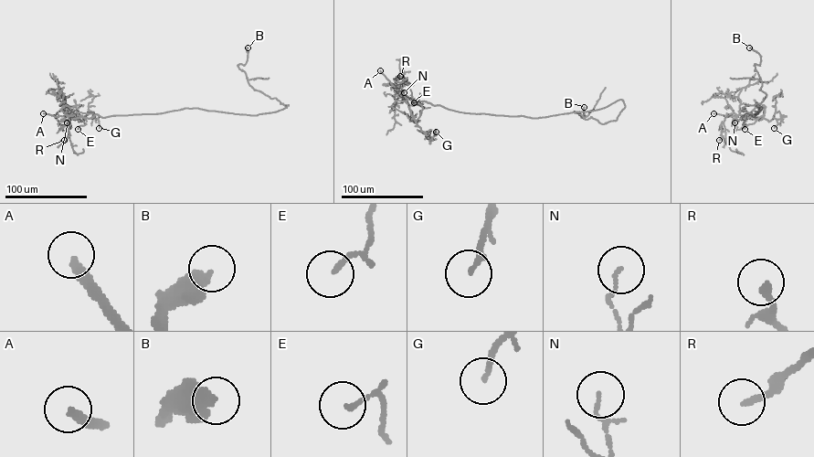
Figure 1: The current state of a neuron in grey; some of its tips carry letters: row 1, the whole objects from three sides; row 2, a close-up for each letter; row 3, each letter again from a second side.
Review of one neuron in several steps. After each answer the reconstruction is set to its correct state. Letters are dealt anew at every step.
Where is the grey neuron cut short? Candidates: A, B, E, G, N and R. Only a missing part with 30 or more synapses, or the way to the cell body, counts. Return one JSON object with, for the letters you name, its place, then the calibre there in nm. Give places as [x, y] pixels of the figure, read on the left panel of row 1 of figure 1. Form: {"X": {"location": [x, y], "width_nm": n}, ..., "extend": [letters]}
{"A": {"location": [43, 113], "width_nm": 280}, "B": {"location": [248, 47], "width_nm": 500}, "R": {"location": [64, 140], "width_nm": 220}, "extend": ["A", "B", "R"]}

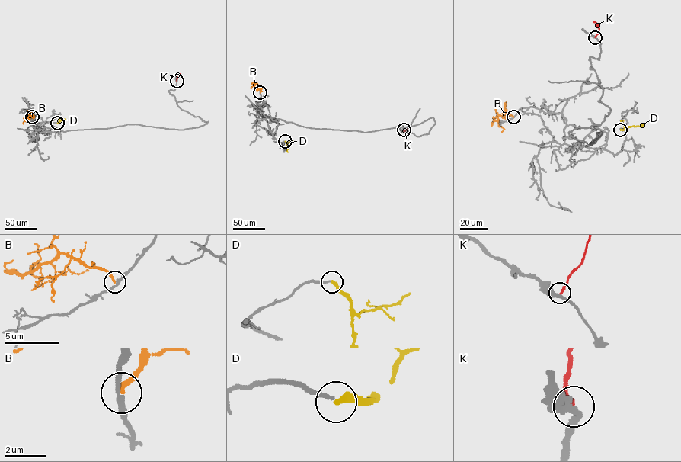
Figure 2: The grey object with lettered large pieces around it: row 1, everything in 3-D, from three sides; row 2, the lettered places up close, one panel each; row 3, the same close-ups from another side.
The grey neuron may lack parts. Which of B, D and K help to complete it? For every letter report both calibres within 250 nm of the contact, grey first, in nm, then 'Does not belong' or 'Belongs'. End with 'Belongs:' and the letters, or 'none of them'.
B: Thickness 240 nm (grey) against 240 nm. Does not belong
D: Thickness 170 nm (grey) against 320 nm. Does not belong
K: Thickness 320 nm (grey) against 220 nm. Does not belong
Belongs: none of them

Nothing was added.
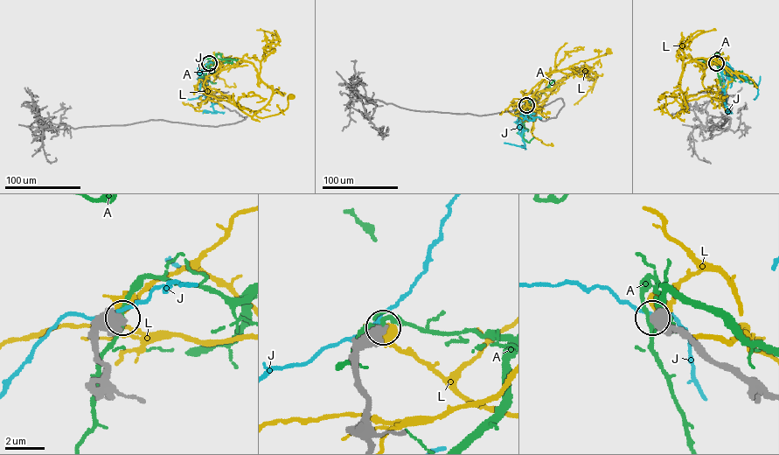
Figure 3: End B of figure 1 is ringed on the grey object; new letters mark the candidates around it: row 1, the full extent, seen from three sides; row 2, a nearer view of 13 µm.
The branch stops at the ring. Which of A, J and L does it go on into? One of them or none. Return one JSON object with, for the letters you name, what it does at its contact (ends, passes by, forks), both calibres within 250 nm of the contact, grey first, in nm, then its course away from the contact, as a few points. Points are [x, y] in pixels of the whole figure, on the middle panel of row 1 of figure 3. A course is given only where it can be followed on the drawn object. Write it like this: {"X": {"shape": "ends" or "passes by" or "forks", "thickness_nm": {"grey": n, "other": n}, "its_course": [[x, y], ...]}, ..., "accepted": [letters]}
{"accepted": []}

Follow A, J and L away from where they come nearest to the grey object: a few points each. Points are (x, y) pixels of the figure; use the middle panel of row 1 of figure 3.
A: (526, 105), (531, 108), (523, 123), (523, 136), (528, 143), (533, 137)
J: (525, 105), (518, 110), (523, 123), (521, 127), (520, 119), (525, 113), (529, 113), (534, 120), (520, 116)
L: (525, 105), (537, 110), (559, 81), (577, 69), (590, 71), (579, 76), (573, 65), (605, 54), (608, 51)

